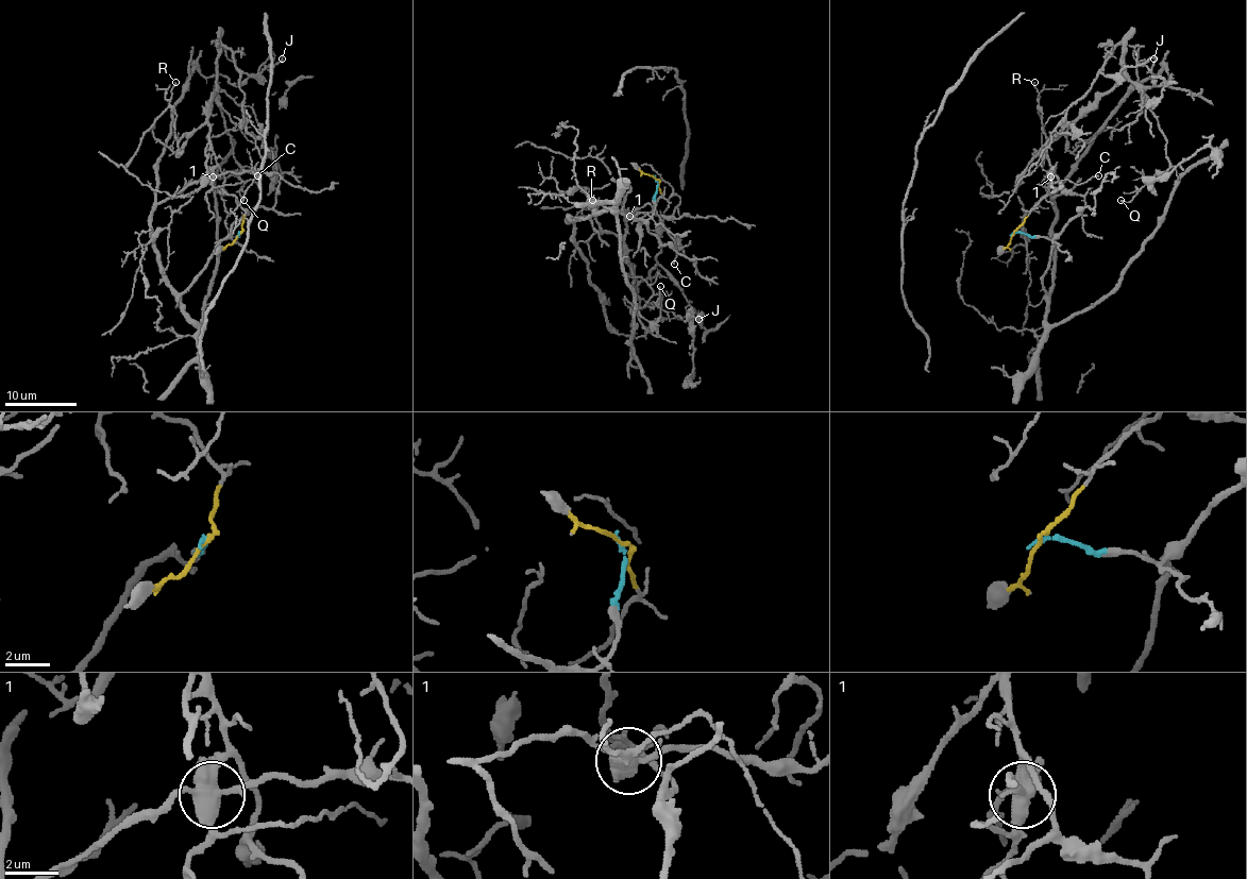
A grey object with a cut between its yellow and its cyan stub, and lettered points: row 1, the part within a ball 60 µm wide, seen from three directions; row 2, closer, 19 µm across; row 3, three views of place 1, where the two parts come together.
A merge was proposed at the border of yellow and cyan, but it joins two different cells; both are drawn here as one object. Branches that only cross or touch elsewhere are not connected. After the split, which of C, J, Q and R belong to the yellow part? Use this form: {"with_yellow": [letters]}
{"with_yellow": ["C", "J", "Q", "R"]}

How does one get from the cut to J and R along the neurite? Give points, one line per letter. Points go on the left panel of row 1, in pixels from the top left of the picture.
J: (239, 234), (245, 210), (221, 185), (224, 174), (208, 139), (218, 46), (245, 72), (258, 74), (282, 58)
R: (239, 234), (245, 210), (221, 185), (224, 174), (208, 124), (177, 137), (177, 114), (169, 103), (174, 82)

